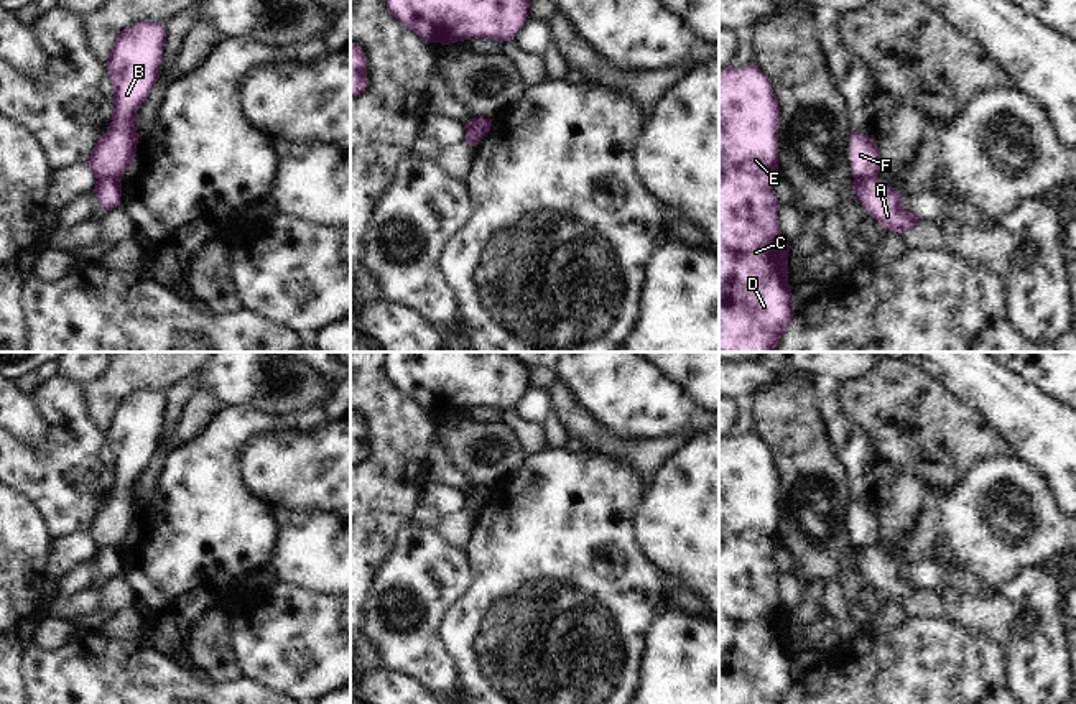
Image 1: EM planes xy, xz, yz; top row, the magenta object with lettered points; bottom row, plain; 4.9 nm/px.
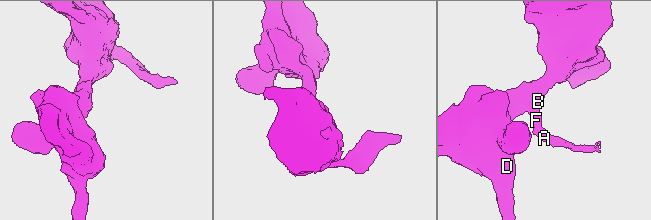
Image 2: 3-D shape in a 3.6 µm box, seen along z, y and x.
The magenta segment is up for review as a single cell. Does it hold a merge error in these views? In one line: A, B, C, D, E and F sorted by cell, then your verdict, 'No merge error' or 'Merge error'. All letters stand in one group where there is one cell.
Groups: A / B C D E F. Merge error

